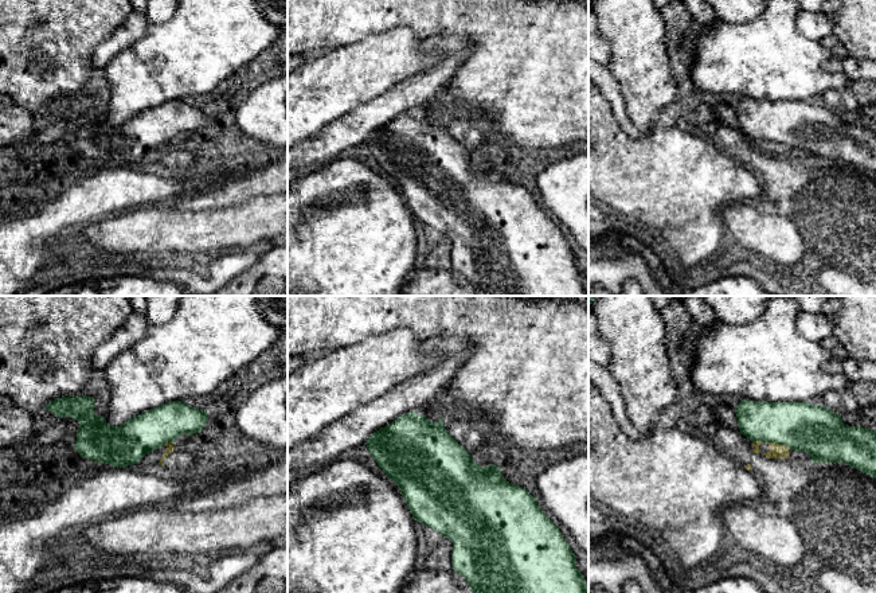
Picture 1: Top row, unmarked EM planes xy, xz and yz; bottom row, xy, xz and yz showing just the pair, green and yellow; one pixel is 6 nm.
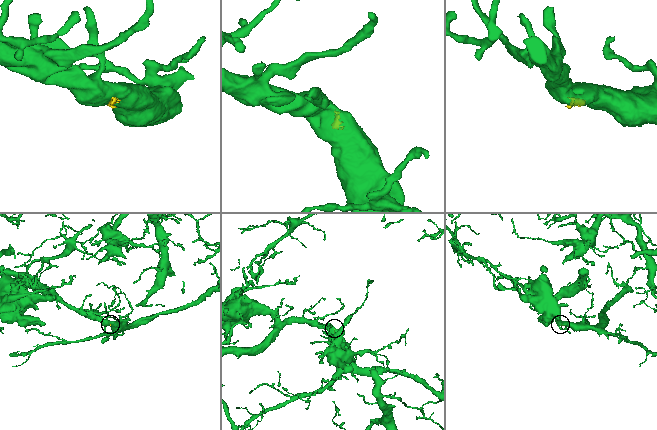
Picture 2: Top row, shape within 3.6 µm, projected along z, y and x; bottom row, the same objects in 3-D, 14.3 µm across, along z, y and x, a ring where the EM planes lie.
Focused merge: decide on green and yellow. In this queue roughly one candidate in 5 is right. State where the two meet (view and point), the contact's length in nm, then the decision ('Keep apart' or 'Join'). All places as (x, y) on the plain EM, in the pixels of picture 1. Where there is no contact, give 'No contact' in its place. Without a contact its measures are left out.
Touches green at yz (771, 140). Shared border 240 nm. Keep apart

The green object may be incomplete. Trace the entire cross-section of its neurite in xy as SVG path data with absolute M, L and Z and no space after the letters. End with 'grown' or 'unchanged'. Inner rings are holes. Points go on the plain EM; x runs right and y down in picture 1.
M70 94L51 100L44 108L56 116L79 121L77 151L91 160L125 167L137 163L145 153L175 140L180 133L202 130L207 112L184 100L171 100L138 113L121 125L110 125L93 110L95 100L87 94Z | unchanged

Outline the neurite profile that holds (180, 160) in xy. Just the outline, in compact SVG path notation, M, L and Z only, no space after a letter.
M175 147L175 149L167 155L164 159L164 165L175 172L185 177L187 180L202 171L196 171L193 168L195 164L195 153L192 147Z

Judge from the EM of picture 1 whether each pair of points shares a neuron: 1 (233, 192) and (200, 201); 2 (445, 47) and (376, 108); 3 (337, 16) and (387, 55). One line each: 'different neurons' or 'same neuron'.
1: same neuron
2: same neuron
3: different neurons

